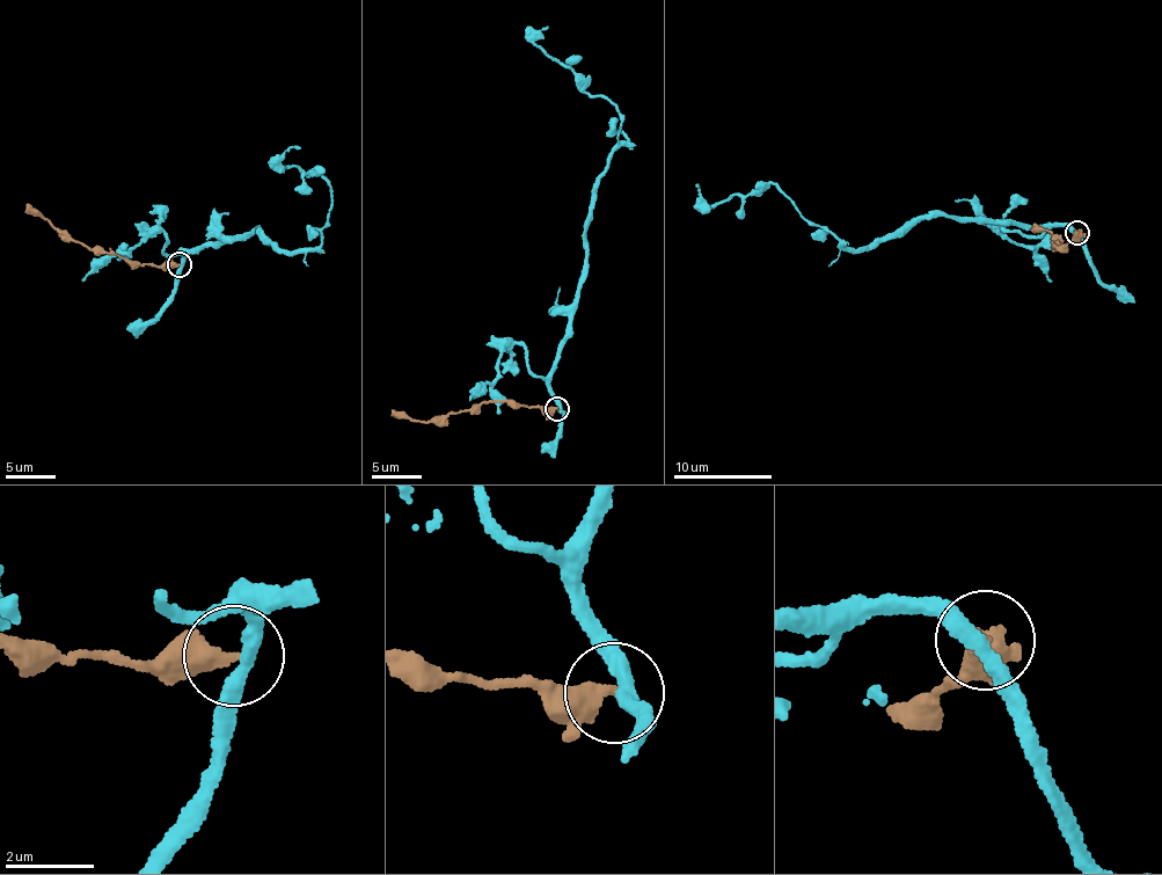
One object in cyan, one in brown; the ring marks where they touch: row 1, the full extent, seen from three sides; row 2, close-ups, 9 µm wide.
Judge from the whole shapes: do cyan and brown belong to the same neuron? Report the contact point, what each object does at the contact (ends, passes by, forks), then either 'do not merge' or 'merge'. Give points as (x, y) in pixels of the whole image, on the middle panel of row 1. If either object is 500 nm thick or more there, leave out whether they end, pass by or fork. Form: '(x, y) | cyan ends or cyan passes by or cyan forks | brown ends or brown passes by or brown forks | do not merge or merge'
(557, 409) | cyan passes by | brown ends | do not merge

